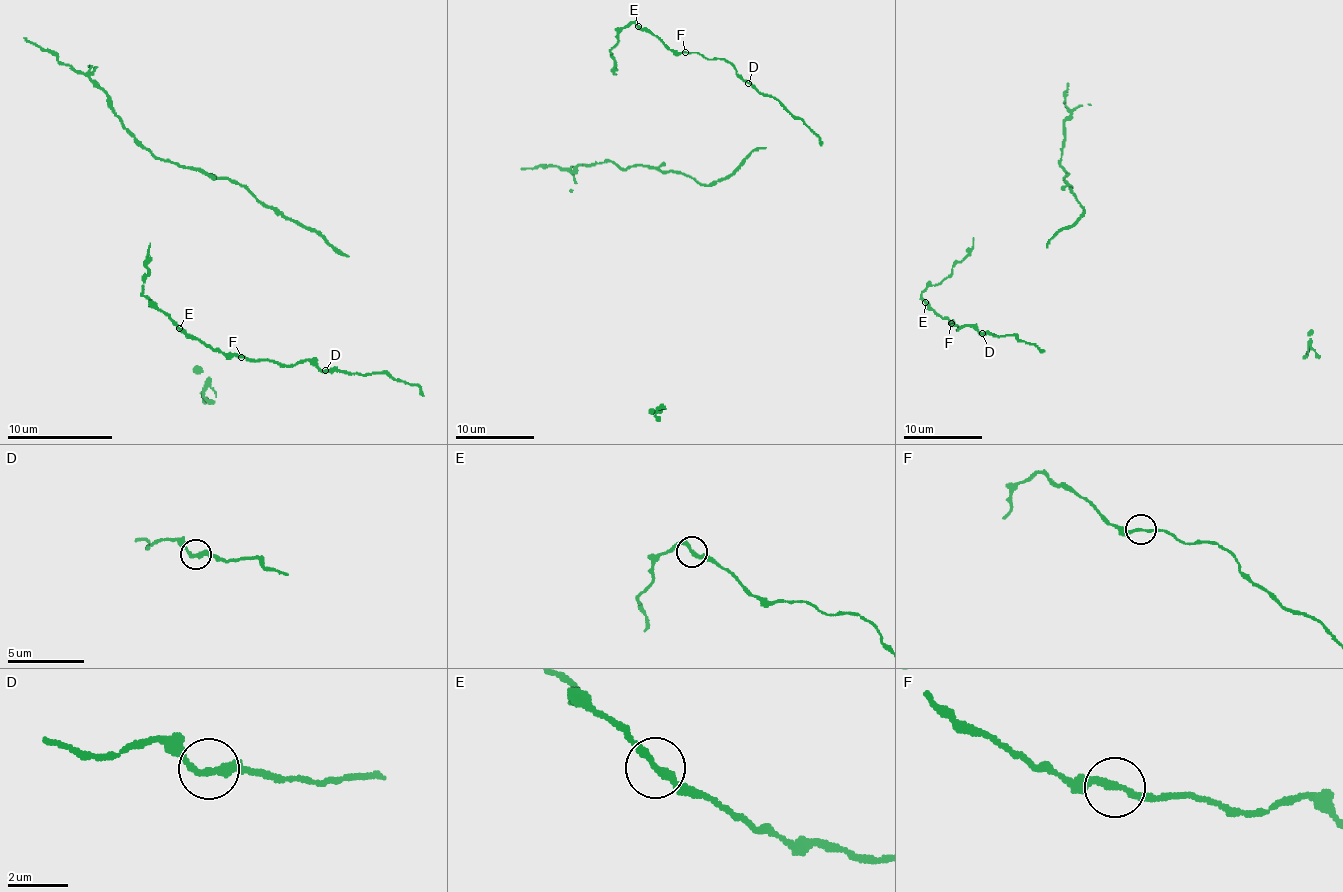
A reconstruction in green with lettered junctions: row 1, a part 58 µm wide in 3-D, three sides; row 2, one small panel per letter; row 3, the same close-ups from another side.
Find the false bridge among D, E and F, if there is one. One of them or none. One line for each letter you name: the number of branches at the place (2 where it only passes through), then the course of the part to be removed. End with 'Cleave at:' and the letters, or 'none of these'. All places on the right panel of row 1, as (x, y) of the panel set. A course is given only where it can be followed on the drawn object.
Cleave at: none of these

